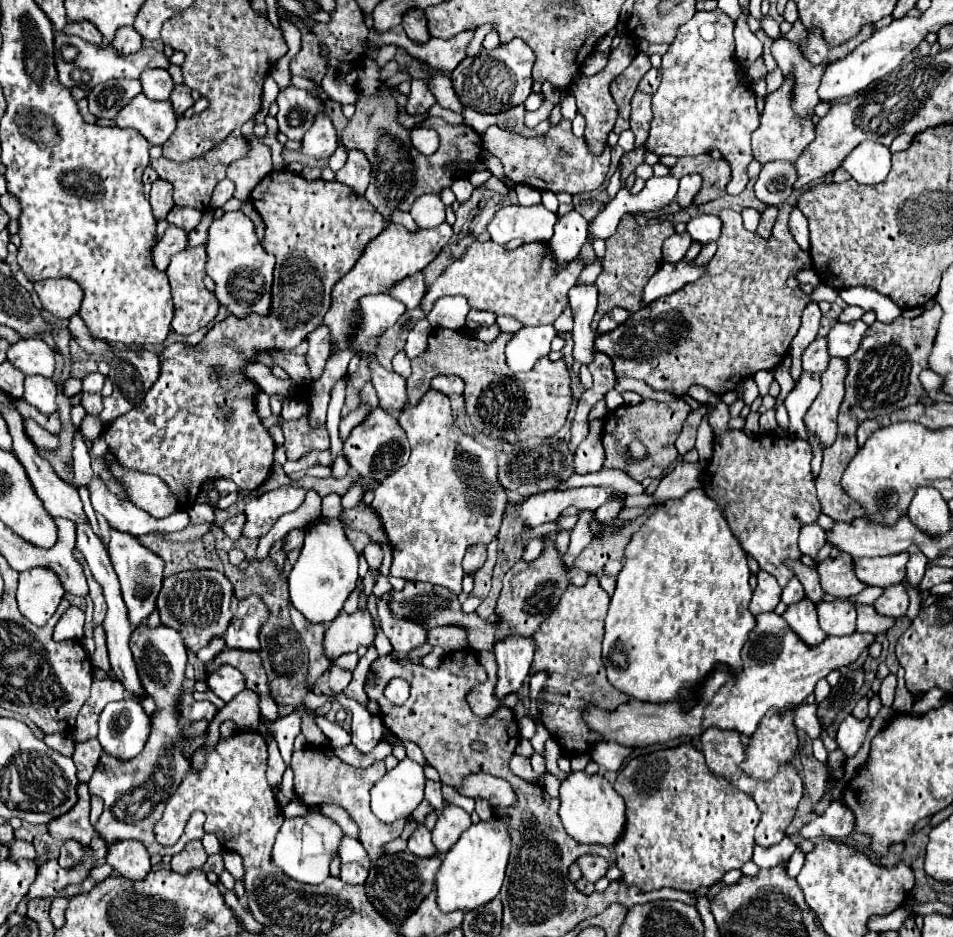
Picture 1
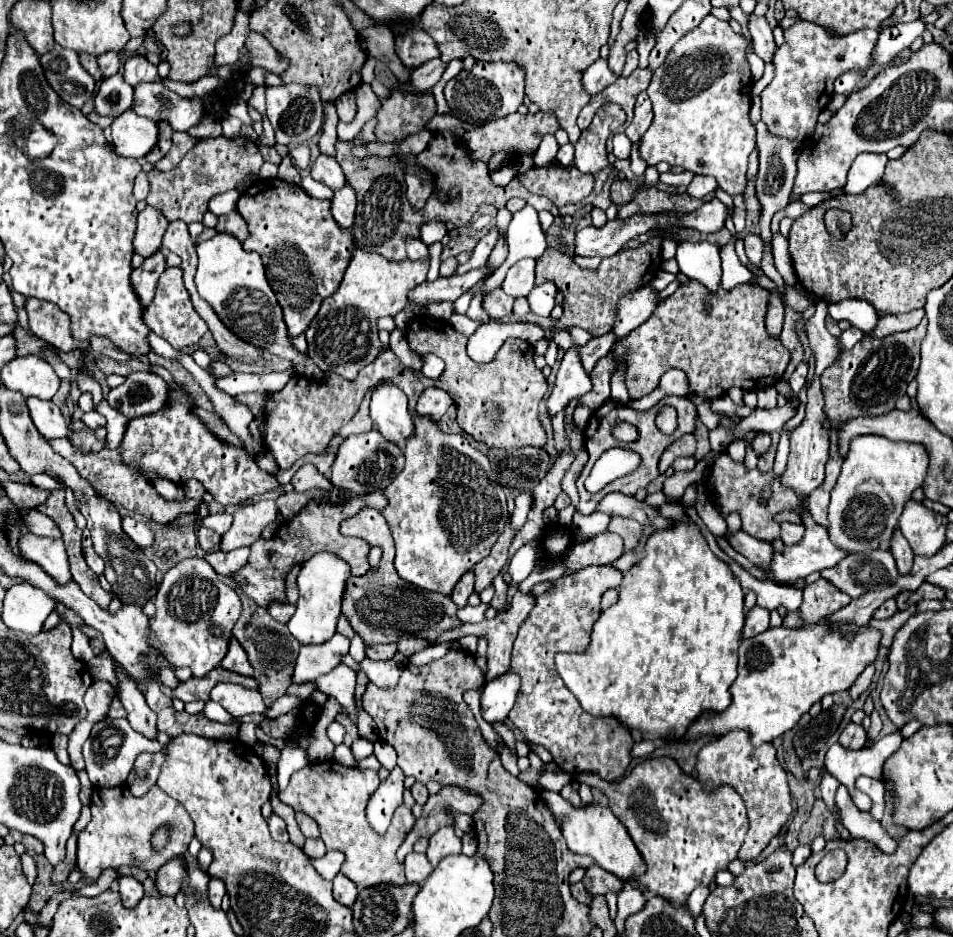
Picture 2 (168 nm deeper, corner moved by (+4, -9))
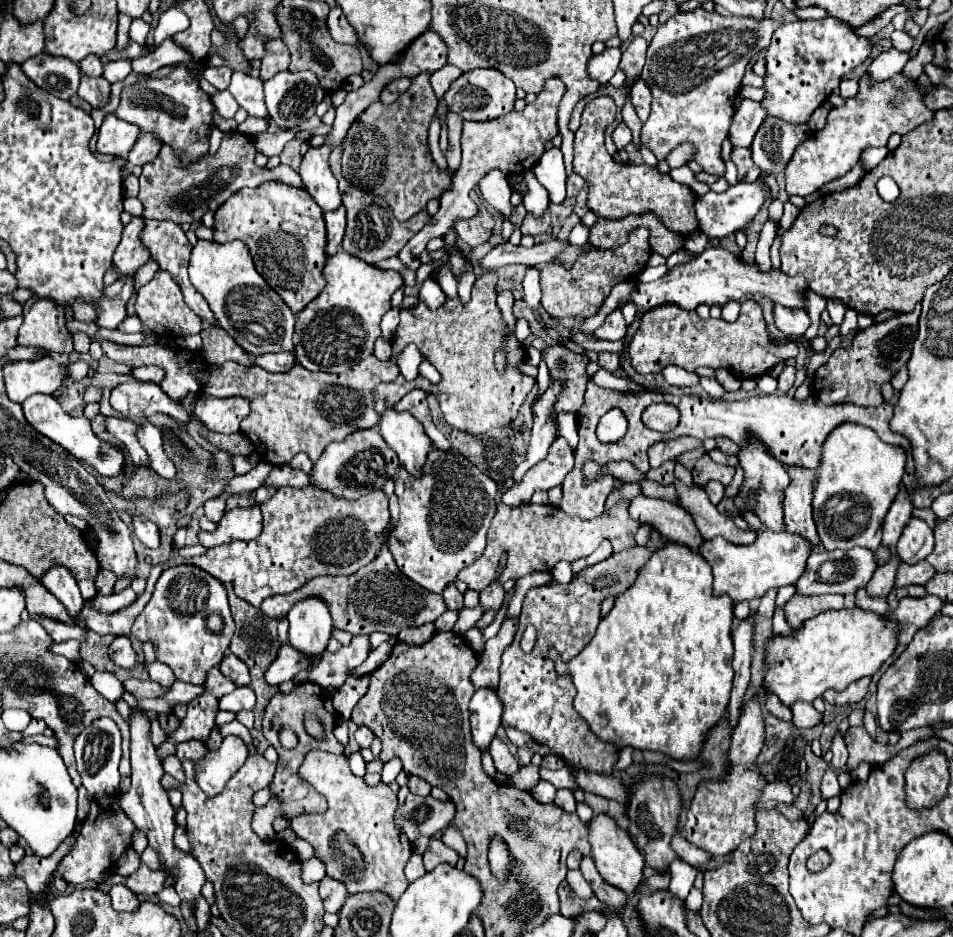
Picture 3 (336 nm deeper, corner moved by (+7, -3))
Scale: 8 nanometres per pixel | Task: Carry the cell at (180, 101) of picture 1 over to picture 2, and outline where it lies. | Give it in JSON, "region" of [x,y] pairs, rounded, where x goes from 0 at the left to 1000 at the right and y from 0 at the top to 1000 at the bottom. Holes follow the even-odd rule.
{"region":[[[167,130],[167,158],[163,158],[163,162],[158,162],[158,166],[152,166],[154,173],[163,175],[165,171],[169,171],[169,166],[173,166],[179,158],[179,143],[182,137],[177,130]]]}

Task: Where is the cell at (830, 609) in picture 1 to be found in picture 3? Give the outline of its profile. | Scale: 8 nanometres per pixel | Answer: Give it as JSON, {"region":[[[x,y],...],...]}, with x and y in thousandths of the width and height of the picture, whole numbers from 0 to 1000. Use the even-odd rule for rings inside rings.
{"region":[[[938,593],[928,604],[919,606],[913,623],[909,625],[911,634],[915,634],[915,636],[932,636],[934,630],[936,630],[936,617],[940,615],[940,604],[942,602],[944,602],[944,598]]]}

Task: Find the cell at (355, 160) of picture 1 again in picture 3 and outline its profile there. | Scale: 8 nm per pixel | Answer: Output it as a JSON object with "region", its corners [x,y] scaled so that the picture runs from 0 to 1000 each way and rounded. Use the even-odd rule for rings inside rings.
{"region":[[[361,222],[350,224],[348,228],[342,228],[342,248],[344,248],[344,260],[342,260],[342,271],[350,273],[357,263],[359,263],[359,254],[361,254],[361,243],[363,243],[363,228]]]}

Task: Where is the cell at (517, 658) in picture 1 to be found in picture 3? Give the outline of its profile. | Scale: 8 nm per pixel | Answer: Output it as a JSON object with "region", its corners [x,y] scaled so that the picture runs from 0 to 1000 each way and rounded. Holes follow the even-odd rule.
{"region":[[[499,736],[493,749],[493,777],[495,794],[502,800],[512,800],[525,775],[527,753],[518,736]]]}

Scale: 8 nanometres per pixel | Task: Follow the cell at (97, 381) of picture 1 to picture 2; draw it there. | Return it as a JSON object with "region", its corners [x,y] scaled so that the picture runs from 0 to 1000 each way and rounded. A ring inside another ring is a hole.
{"region":[[[110,427],[106,431],[102,431],[100,435],[104,442],[110,444],[112,448],[112,467],[110,467],[110,476],[112,478],[123,478],[129,463],[131,463],[131,457],[133,457],[133,448],[131,444],[127,444],[125,440],[121,440]]]}

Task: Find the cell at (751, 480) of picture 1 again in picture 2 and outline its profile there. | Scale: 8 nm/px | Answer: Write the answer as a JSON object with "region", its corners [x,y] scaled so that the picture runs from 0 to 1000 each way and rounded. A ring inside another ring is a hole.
{"region":[[[763,482],[754,485],[746,495],[744,510],[742,510],[742,525],[746,538],[759,553],[763,553],[767,546],[773,546],[780,557],[780,568],[807,581],[820,574],[820,559],[813,555],[813,551],[822,544],[832,546],[838,542],[838,529],[834,527],[834,523],[822,521],[820,508],[813,508],[811,504],[799,504],[796,499],[786,502],[780,493],[771,493]],[[803,519],[809,519],[809,529],[805,534],[799,534]]]}

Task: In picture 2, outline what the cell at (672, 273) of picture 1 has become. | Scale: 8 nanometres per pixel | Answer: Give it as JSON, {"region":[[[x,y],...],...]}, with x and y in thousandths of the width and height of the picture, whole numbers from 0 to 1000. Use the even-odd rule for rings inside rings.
{"region":[[[675,305],[664,314],[654,316],[654,320],[650,320],[650,342],[645,342],[645,350],[643,350],[647,363],[652,363],[671,346],[683,339],[683,335],[692,324],[689,318],[692,312],[685,305]]]}

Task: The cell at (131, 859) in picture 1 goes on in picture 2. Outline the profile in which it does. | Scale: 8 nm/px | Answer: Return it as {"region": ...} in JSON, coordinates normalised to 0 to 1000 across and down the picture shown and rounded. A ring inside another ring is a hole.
{"region":[[[127,935],[125,937],[125,954],[127,954],[129,965],[133,969],[140,969],[142,965],[146,965],[152,950],[150,950],[150,943],[146,939],[142,939],[140,935]]]}

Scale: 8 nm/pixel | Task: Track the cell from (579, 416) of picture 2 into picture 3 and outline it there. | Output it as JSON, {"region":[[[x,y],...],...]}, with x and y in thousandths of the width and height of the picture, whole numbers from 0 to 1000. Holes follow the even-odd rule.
{"region":[[[579,367],[569,374],[569,382],[575,391],[579,406],[590,406],[590,418],[583,425],[583,431],[579,435],[579,450],[586,457],[583,444],[590,440],[604,440],[609,438],[613,429],[613,416],[615,416],[615,403],[613,403],[613,391],[617,388],[617,382],[611,378],[602,378],[594,369]]]}

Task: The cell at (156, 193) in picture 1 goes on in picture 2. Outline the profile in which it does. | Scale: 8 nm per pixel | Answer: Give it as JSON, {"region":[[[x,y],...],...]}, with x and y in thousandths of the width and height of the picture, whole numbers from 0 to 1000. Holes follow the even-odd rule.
{"region":[[[154,220],[144,231],[144,250],[142,250],[142,269],[148,273],[158,273],[169,265],[171,248],[175,245],[175,233],[169,231],[169,226],[161,220]]]}

